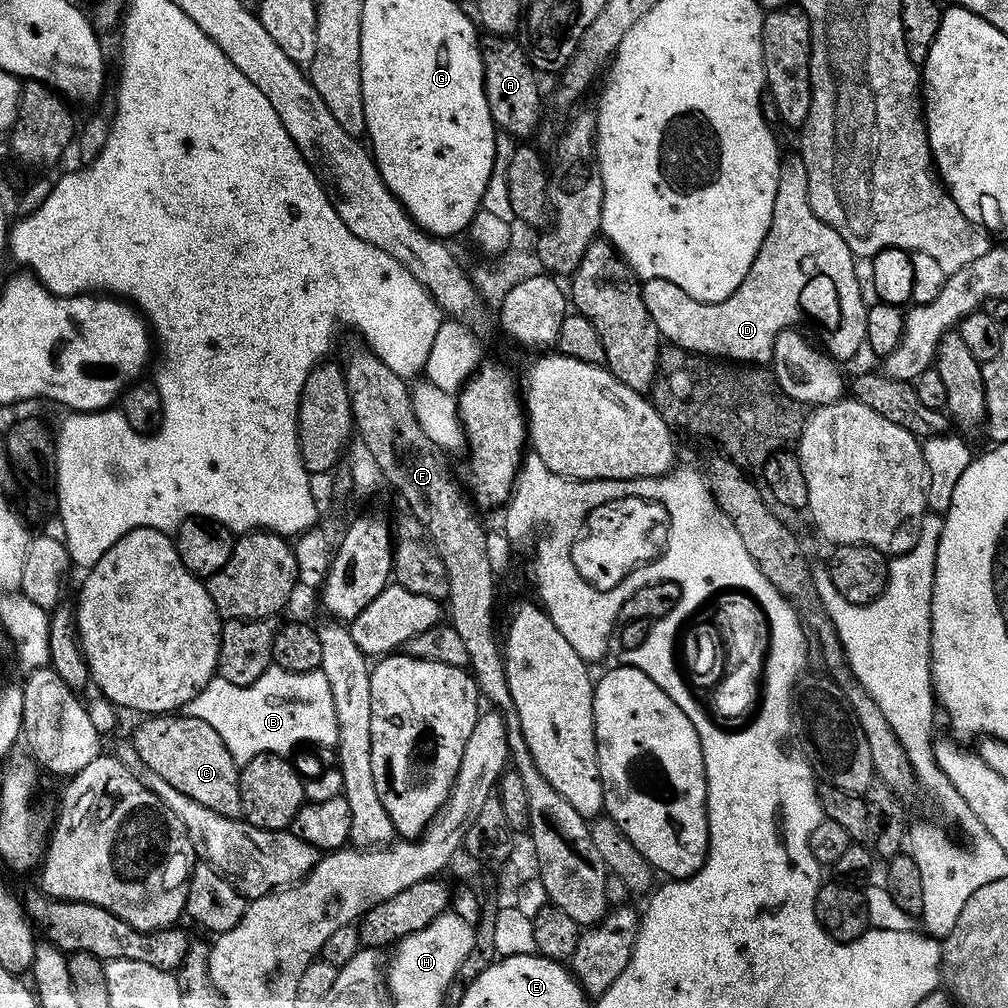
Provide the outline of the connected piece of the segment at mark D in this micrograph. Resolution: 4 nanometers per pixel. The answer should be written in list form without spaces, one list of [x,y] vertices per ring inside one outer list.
[[[798,154],[785,155],[770,230],[746,278],[742,278],[742,286],[722,302],[703,304],[690,298],[682,286],[674,286],[666,278],[654,278],[643,281],[642,298],[650,318],[654,318],[654,326],[658,326],[668,344],[724,362],[764,366],[772,359],[779,332],[796,324],[804,291],[812,284],[812,312],[828,331],[823,347],[832,360],[841,362],[854,359],[866,344],[868,304],[860,289],[856,264],[857,257],[842,242],[838,230],[823,224],[811,212],[803,159]]]

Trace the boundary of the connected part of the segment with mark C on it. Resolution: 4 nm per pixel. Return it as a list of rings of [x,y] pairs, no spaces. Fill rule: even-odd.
[[[152,714],[141,720],[144,721],[137,726],[136,733],[130,736],[130,743],[136,748],[141,765],[147,771],[158,774],[158,778],[170,782],[174,790],[186,794],[186,798],[194,798],[198,806],[206,806],[206,810],[214,810],[214,814],[233,818],[241,815],[240,768],[230,754],[228,744],[218,738],[218,730],[214,730],[214,726],[202,722],[202,718],[187,714]]]

